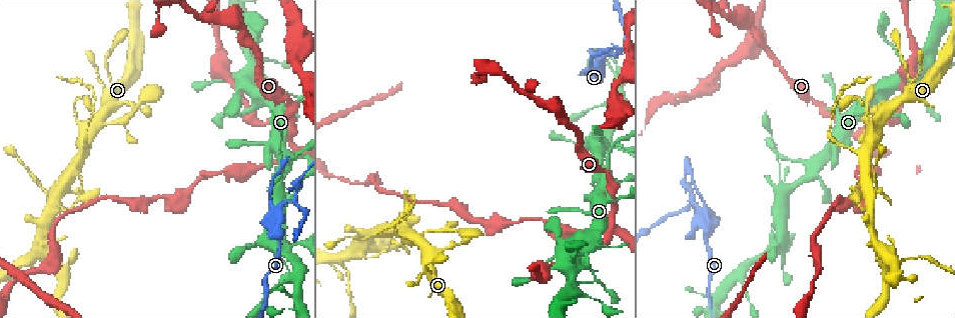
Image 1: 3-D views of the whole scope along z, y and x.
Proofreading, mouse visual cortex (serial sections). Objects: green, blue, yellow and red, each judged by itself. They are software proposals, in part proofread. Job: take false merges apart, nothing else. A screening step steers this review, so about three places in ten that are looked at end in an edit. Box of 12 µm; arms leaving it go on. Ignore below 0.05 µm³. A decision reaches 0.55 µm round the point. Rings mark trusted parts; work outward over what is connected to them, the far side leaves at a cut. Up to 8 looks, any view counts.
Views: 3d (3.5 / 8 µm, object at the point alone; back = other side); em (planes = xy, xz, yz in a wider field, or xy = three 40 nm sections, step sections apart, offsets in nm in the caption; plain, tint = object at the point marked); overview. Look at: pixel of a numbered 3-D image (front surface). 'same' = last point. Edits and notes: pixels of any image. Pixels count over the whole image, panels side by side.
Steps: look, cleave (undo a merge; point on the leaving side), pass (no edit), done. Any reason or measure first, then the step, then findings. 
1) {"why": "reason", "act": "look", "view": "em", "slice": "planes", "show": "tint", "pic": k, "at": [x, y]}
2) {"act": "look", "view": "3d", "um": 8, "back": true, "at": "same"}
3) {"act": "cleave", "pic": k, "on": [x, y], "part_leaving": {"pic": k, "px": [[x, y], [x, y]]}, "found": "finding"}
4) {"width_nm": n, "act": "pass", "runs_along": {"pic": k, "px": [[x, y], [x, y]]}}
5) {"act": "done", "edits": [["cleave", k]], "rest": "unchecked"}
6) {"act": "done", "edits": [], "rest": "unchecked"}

{"why": "calibre changes", "act": "look", "view": "3d", "um": 3.5, "pic": 1, "at": [278, 191]}

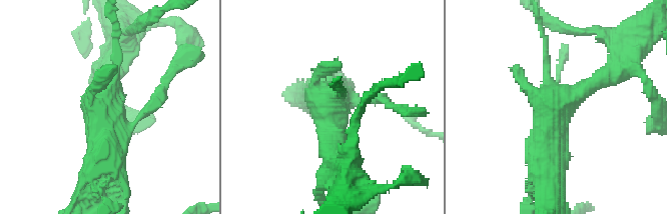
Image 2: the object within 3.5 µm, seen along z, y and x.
{"act": "look", "view": "em", "slice": "xy", "step": 1, "show": "tint", "pic": 2, "at": [556, 109]}

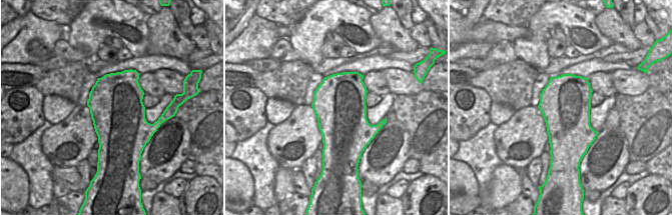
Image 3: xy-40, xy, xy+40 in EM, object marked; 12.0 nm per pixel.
{"why": "another direction", "act": "look", "view": "em", "slice": "xy", "step": 5, "show": "tint", "at": "same"}

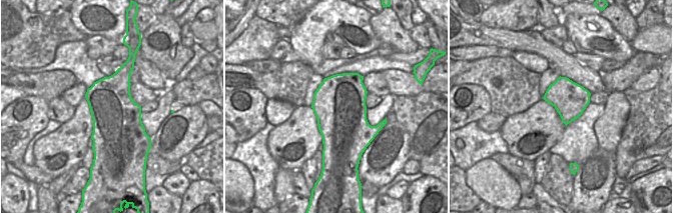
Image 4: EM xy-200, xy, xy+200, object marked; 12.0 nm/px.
{"act": "pass", "runs_along": {"pic": 2, "px": [[611, 74], [554, 111], [549, 172]]}, "found": "continuous, no second cell"}

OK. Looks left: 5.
{"why": "three arms meet", "act": "look", "view": "3d", "um": 3.5, "pic": 1, "at": [406, 226]}

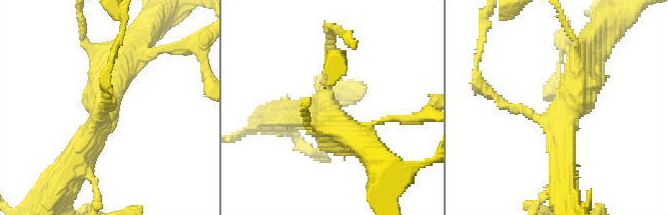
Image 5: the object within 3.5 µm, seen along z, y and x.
{"why": "shape alone is not enough", "act": "look", "view": "em", "slice": "xy", "step": 3, "show": "tint", "pic": 5, "at": [330, 113]}

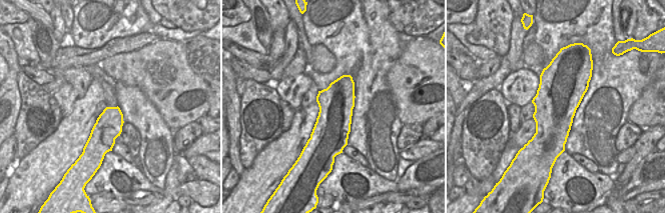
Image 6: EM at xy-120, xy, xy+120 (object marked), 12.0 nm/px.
{"width_nm": 420, "act": "cleave", "pic": 5, "on": [503, 104], "part_leaving": {"pic": 5, "px": [[534, 115], [485, 90], [478, 60]]}, "found": "a second cell is stuck on"}

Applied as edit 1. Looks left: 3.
{"act": "look", "view": "overview"}

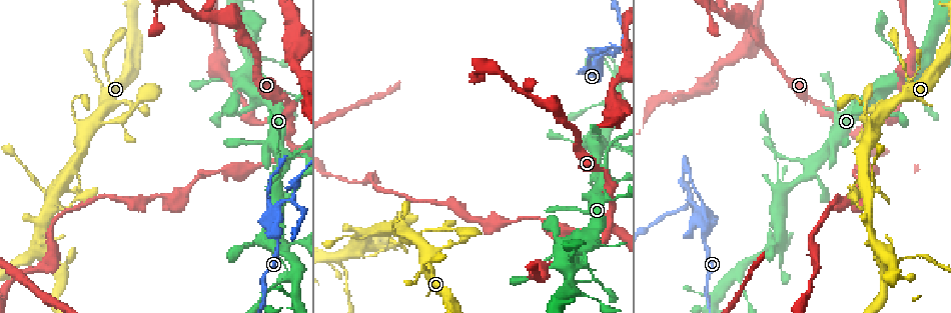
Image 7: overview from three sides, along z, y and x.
{"act": "look", "view": "3d", "um": 8, "pic": 7, "at": [232, 21]}

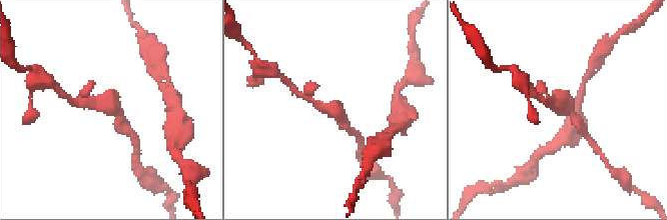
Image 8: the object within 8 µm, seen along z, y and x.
{"act": "look", "view": "em", "slice": "xy", "step": 2, "show": "tint", "pic": 8, "at": [331, 110]}

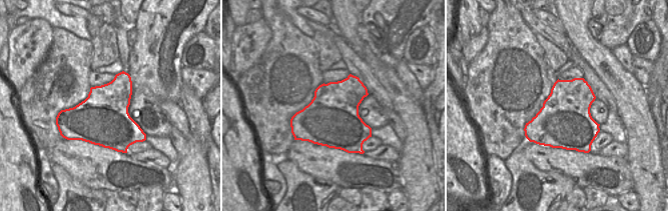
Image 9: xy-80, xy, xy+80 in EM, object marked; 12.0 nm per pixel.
{"act": "pass", "runs_along": {"pic": 8, "px": [[348, 129], [343, 117], [307, 97]]}, "found": "all the same cell"}

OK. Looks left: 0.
{"act": "done", "edits": [["cleave", 5]], "rest": "unchecked"}

